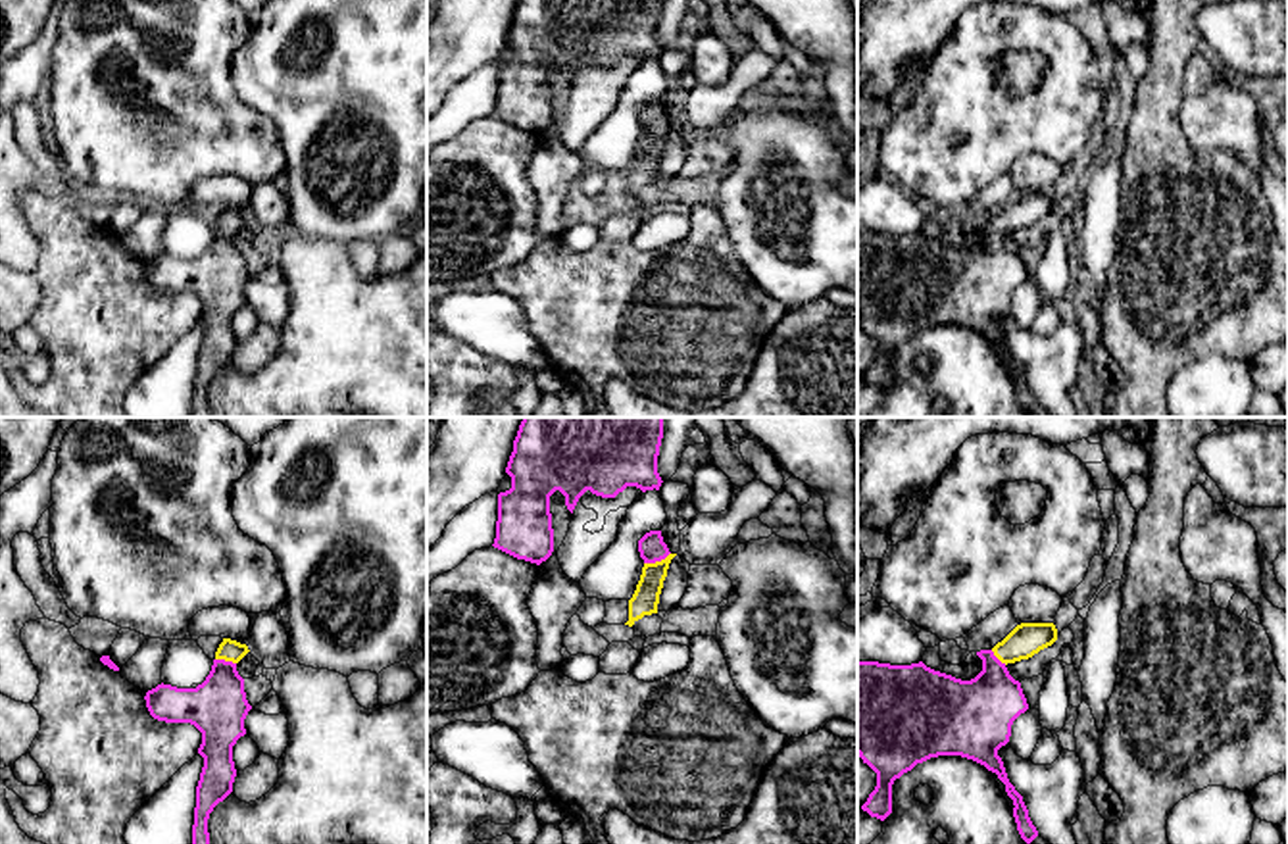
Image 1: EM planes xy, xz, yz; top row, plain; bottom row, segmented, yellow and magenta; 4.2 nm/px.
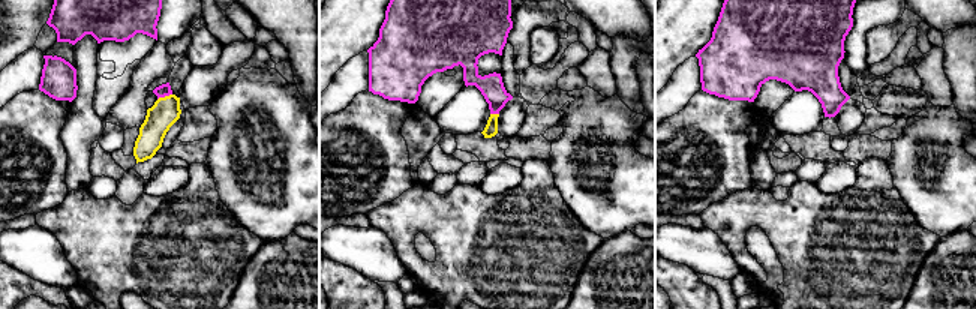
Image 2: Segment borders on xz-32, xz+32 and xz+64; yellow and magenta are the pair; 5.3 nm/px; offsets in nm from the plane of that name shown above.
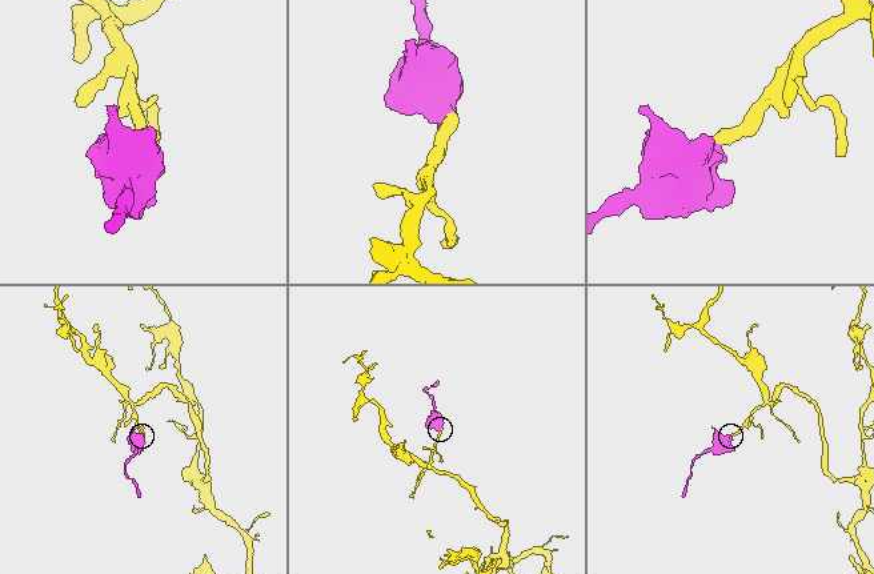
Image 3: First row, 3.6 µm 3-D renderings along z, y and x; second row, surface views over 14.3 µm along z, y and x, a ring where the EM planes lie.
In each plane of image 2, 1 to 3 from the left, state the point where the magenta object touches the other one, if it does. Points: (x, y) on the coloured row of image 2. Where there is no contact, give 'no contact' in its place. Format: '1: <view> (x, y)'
1: xz-32 (165, 96)
2: xz+32 (495, 114)
3: no contact

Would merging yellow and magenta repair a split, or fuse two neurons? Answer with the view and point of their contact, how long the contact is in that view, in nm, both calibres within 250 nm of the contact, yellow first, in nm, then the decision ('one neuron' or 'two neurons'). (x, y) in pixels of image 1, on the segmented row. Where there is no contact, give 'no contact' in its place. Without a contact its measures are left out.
contact xz (656, 562); length 120 nm; calibres 120 and 120 nm; one neuron

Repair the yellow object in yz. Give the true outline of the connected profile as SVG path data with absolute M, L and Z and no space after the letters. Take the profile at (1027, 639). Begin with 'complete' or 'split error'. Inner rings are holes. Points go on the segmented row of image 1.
split error; M1021 623L992 650L977 652L982 671L971 681L934 671L923 661L911 665L857 661L857 756L877 773L877 786L861 809L884 821L892 813L896 779L930 757L961 756L984 765L1005 784L1015 806L1017 831L1030 844L1038 831L998 756L998 750L1009 742L1013 721L1028 709L1021 683L1009 675L1005 665L1028 659L1055 640L1053 623Z

